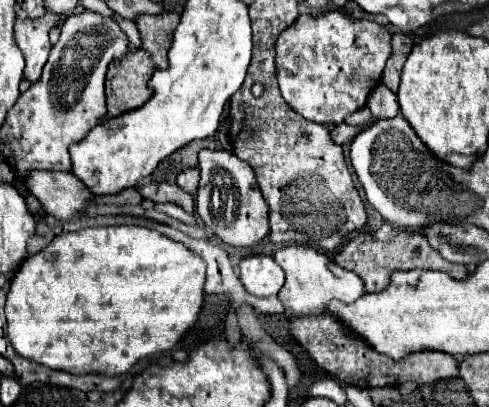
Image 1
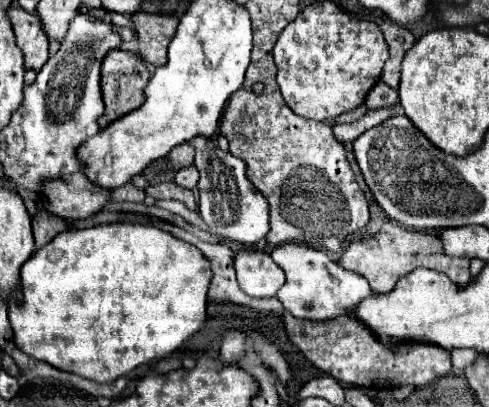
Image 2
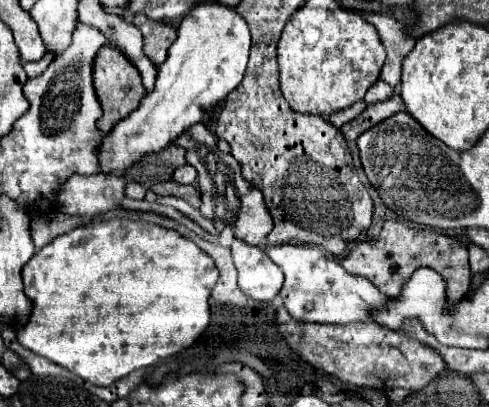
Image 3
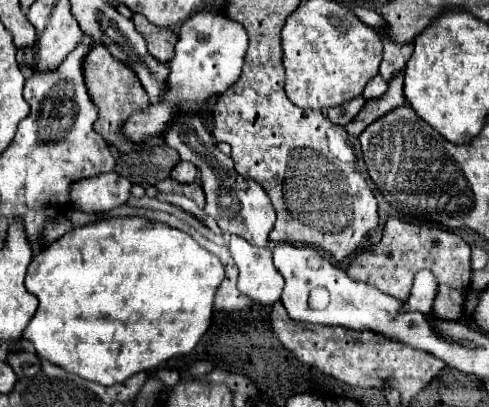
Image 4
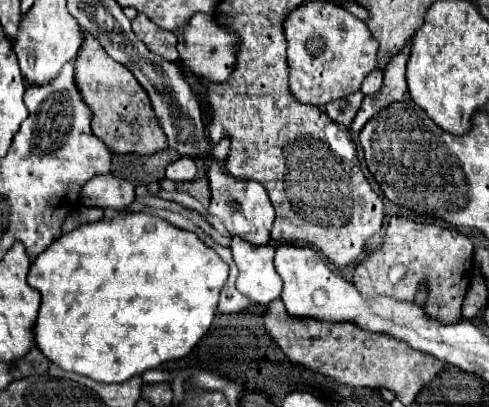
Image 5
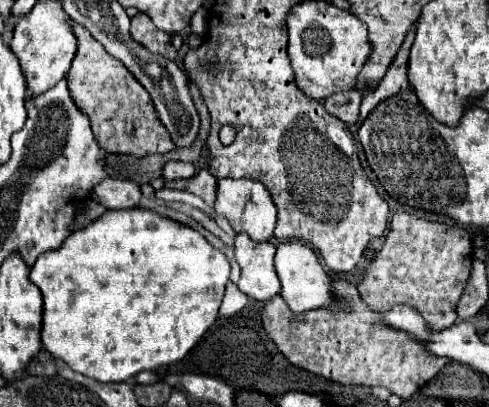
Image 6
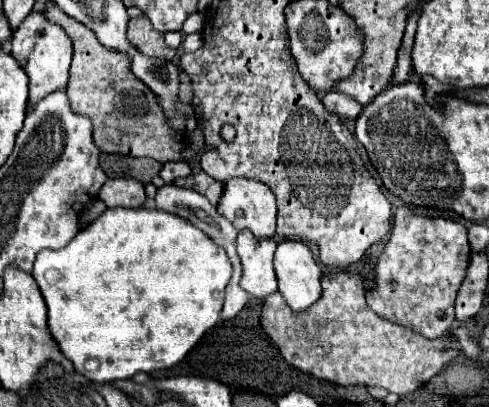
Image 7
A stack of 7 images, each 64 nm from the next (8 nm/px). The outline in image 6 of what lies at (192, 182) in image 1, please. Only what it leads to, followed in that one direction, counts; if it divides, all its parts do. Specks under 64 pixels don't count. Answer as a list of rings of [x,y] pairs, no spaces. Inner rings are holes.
[[[172,160],[164,166],[164,172],[162,172],[162,178],[164,180],[174,180],[174,178],[188,178],[188,176],[194,176],[194,166],[190,162],[178,162],[178,160]]]

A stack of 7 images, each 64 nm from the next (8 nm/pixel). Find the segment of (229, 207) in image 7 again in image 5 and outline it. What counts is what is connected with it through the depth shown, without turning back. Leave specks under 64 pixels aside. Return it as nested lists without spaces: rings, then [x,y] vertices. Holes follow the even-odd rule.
[[[214,160],[208,170],[212,200],[210,200],[210,214],[218,216],[232,236],[242,236],[252,244],[268,244],[270,242],[270,228],[274,222],[274,206],[260,182],[252,180],[236,180],[226,174],[220,174],[220,160]]]

